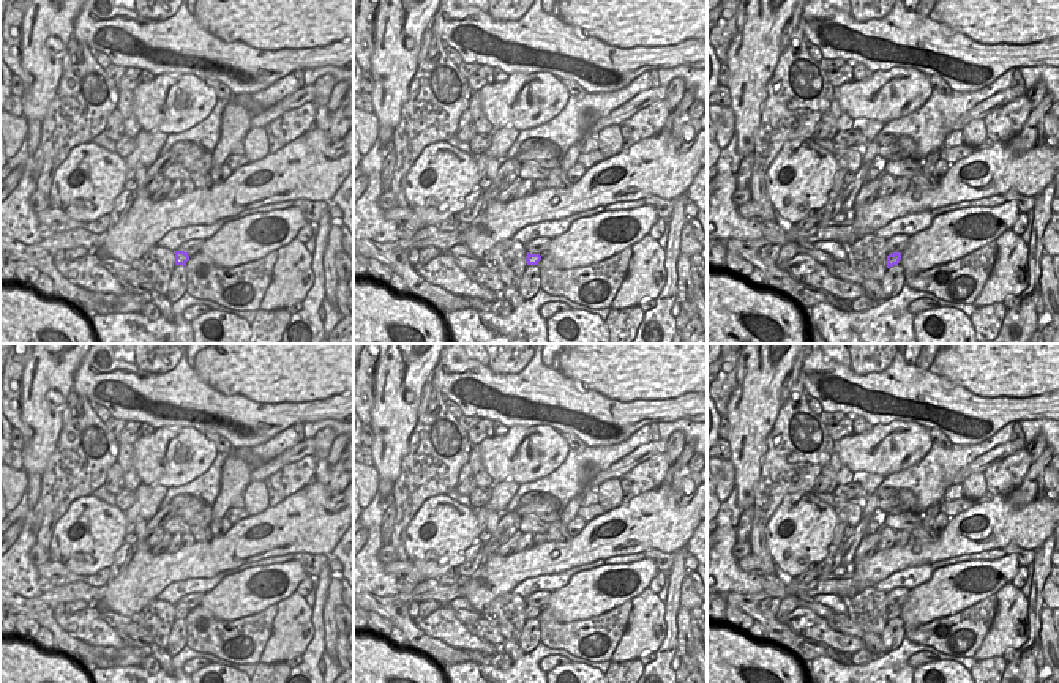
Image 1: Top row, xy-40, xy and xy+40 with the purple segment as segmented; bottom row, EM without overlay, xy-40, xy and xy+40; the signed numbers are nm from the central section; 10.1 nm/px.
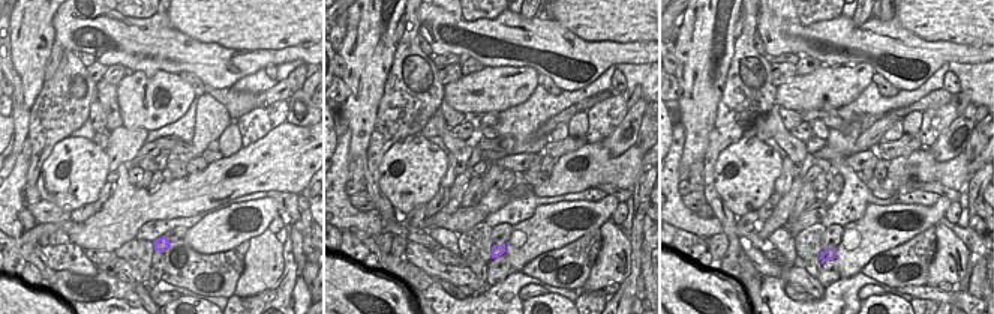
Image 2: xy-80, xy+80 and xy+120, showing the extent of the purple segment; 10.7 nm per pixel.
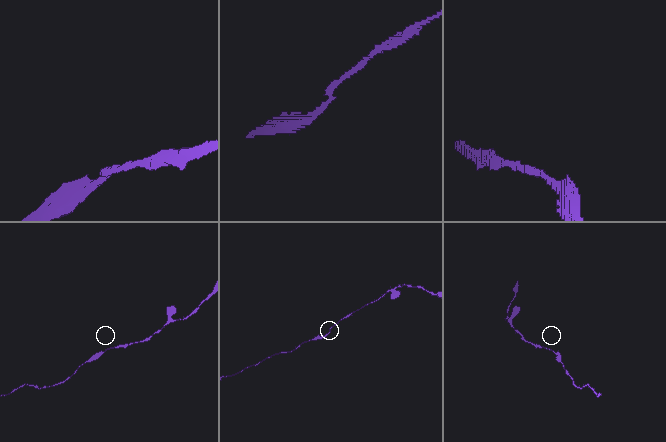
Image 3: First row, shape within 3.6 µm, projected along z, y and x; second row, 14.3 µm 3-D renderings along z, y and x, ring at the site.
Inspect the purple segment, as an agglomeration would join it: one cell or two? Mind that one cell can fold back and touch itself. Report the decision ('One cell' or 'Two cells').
One cell.

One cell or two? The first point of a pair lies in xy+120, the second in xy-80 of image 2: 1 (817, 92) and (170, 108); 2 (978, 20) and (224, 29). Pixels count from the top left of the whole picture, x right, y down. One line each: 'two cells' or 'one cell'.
1: one cell
2: one cell

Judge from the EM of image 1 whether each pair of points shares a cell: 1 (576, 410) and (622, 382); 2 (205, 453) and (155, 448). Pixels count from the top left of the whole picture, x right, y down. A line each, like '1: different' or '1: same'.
1: different
2: same

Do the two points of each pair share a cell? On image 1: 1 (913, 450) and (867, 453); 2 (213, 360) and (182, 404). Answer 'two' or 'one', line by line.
1: one
2: two

